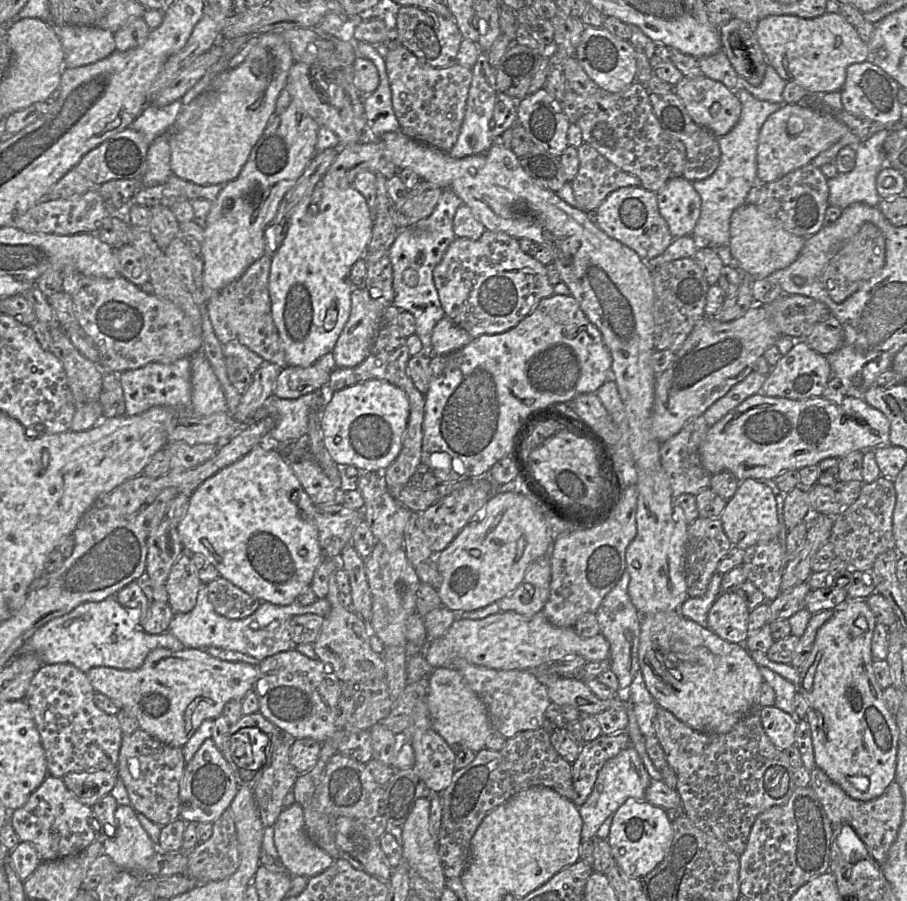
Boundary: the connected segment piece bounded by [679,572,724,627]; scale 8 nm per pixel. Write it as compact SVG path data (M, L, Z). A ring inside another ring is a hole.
M715 573L706 593L701 597L689 597L679 608L680 614L703 627L707 627L708 613L721 592L722 574Z

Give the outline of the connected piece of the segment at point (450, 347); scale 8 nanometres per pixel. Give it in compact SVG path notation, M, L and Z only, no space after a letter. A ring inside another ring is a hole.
M448 317L441 319L432 333L433 355L455 352L472 341L467 331L455 324Z

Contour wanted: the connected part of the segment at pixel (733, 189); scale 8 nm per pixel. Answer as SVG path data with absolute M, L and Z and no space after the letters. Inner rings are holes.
M743 88L734 92L742 104L742 111L734 128L718 138L719 163L709 177L691 182L701 199L701 211L692 236L701 246L712 248L728 245L730 217L735 209L746 203L748 191L758 182L756 156L760 130L768 117L784 105L758 100Z

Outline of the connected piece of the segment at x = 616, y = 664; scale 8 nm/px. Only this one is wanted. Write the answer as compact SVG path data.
M625 570L616 586L604 597L596 611L600 633L610 645L610 670L617 676L620 692L627 691L639 671L639 637L642 615L637 611L628 594L630 574Z

